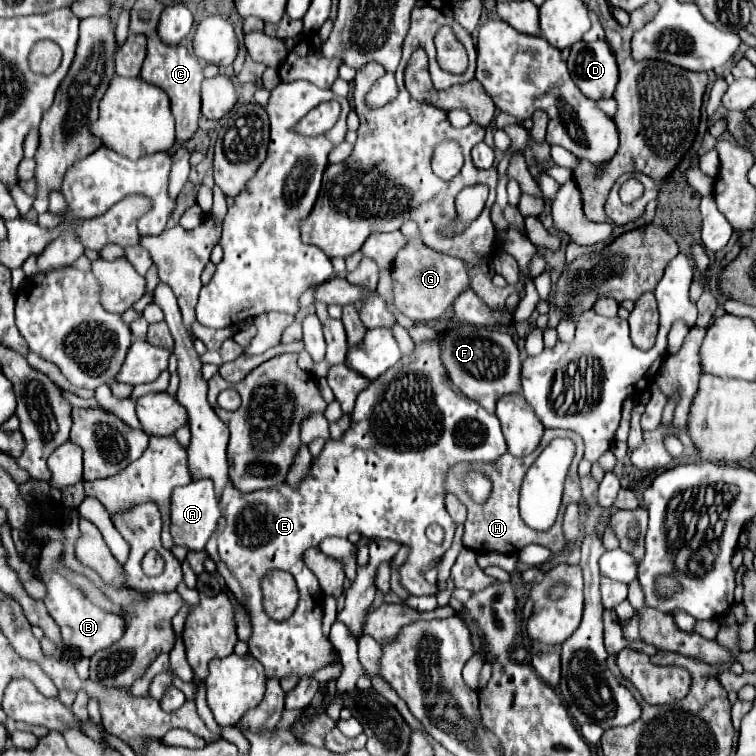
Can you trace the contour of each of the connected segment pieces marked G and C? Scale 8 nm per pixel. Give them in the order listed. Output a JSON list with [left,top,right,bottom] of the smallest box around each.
[[392,243,470,323],[140,33,204,143]]

